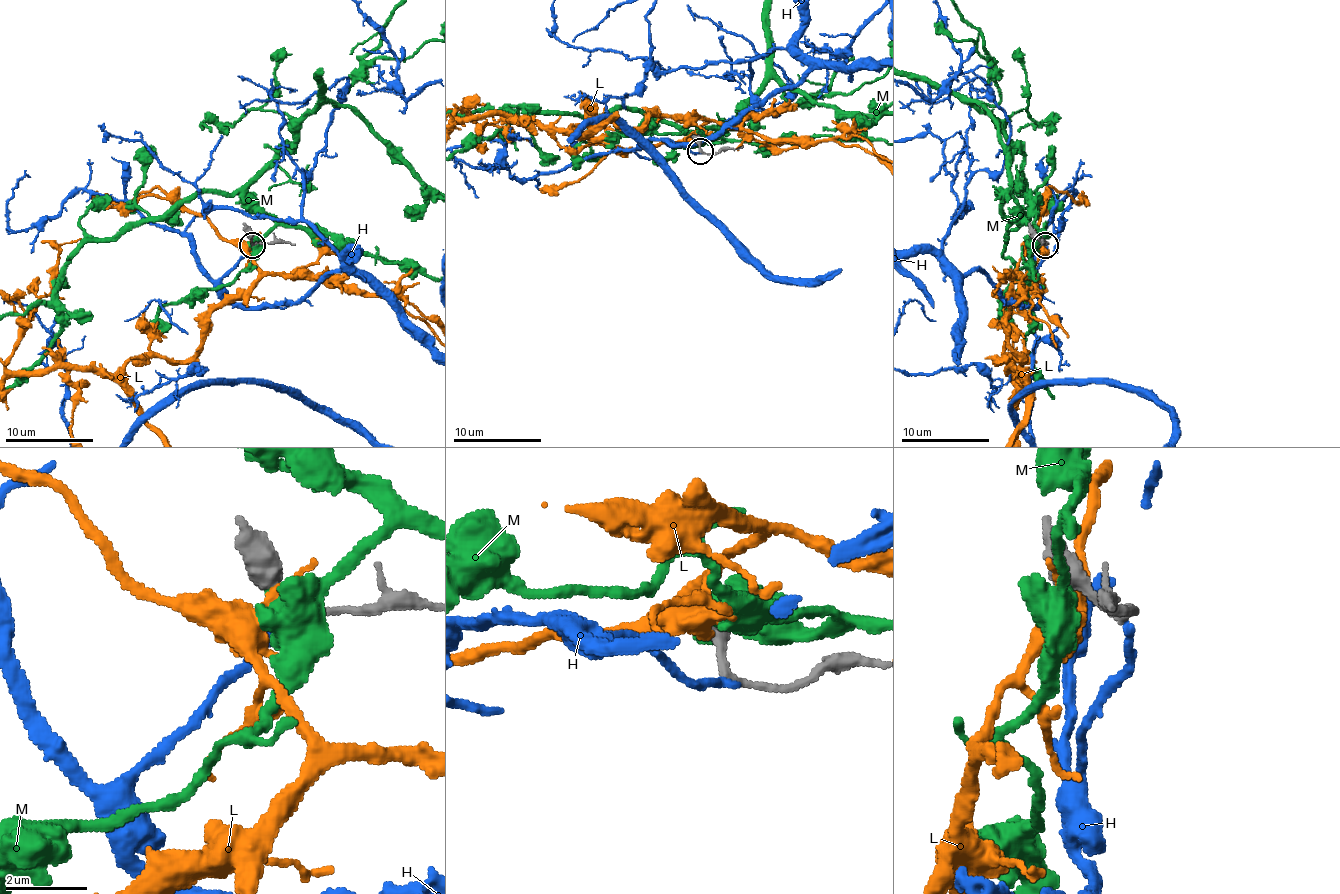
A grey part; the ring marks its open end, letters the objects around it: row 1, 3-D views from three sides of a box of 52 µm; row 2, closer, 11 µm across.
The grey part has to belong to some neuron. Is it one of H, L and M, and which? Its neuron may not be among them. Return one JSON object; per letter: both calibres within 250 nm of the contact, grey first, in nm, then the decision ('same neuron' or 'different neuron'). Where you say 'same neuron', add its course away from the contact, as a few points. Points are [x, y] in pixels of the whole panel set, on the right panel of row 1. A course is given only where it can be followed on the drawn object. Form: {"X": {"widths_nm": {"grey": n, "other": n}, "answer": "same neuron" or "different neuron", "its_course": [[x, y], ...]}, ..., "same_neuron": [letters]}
{"H": {"widths_nm": {"grey": 190, "other": 200}, "answer": "same neuron"}, "L": {"widths_nm": {"grey": 480, "other": 260}, "answer": "different neuron"}, "M": {"widths_nm": {"grey": 480, "other": 600}, "answer": "different neuron"}, "same_neuron": ["H"]}

